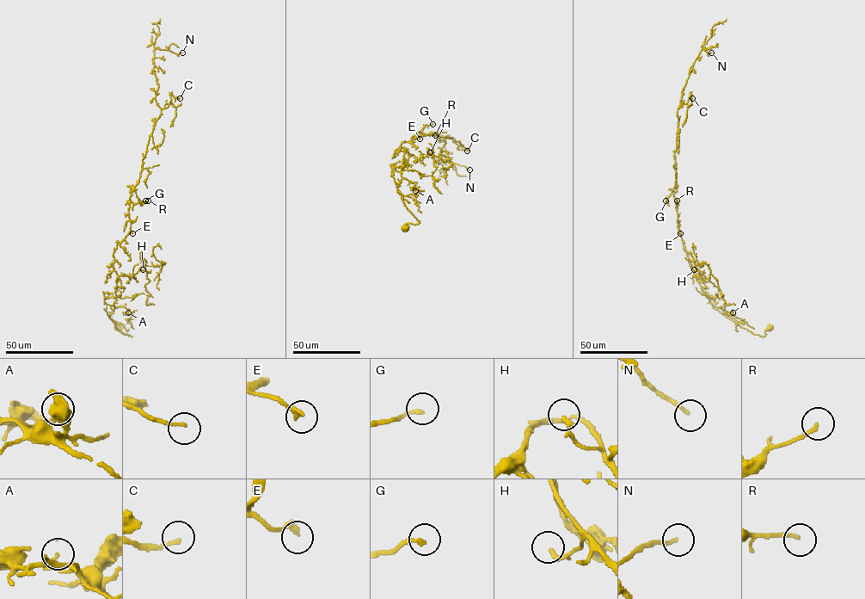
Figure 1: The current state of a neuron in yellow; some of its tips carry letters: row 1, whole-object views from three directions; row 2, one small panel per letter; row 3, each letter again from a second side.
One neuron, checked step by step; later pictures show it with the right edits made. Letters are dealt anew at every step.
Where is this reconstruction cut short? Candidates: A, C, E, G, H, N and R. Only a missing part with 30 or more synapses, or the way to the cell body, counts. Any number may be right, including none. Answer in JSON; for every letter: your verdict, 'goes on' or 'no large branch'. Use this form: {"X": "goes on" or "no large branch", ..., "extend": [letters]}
{"A": "no large branch", "C": "goes on", "E": "goes on", "G": "no large branch", "H": "no large branch", "N": "no large branch", "R": "no large branch", "extend": ["C", "E"]}

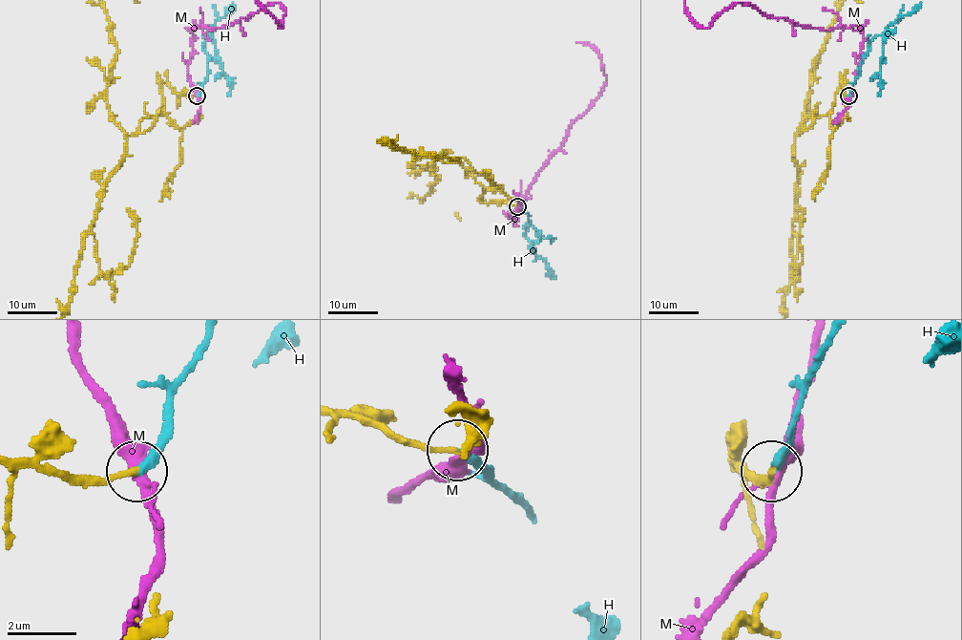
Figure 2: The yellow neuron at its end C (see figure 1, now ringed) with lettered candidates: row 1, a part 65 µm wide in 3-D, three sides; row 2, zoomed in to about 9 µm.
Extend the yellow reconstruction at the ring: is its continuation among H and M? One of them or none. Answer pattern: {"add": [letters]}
{"add": ["H"]}

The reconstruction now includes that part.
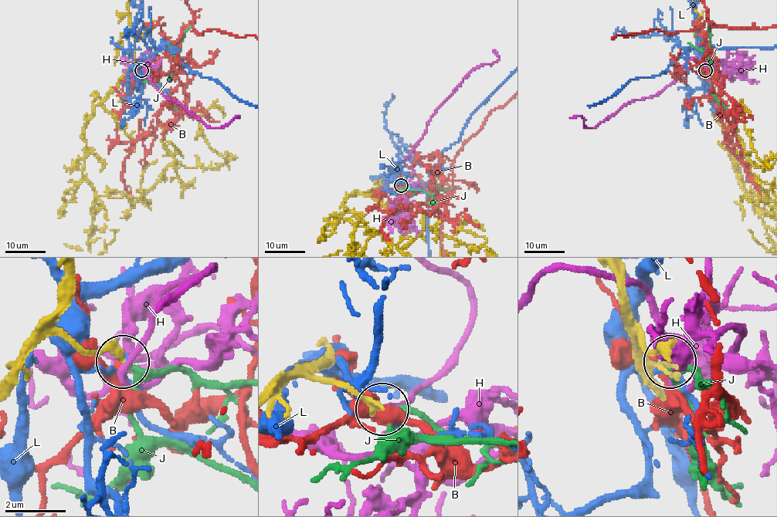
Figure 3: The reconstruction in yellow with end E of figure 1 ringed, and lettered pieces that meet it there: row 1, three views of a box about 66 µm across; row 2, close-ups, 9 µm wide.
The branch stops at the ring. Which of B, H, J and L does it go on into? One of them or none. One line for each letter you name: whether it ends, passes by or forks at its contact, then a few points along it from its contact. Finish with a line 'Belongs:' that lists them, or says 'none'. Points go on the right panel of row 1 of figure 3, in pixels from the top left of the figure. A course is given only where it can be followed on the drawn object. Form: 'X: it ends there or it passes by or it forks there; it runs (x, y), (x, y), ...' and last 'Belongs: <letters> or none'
J: it passes by
Belongs: J

